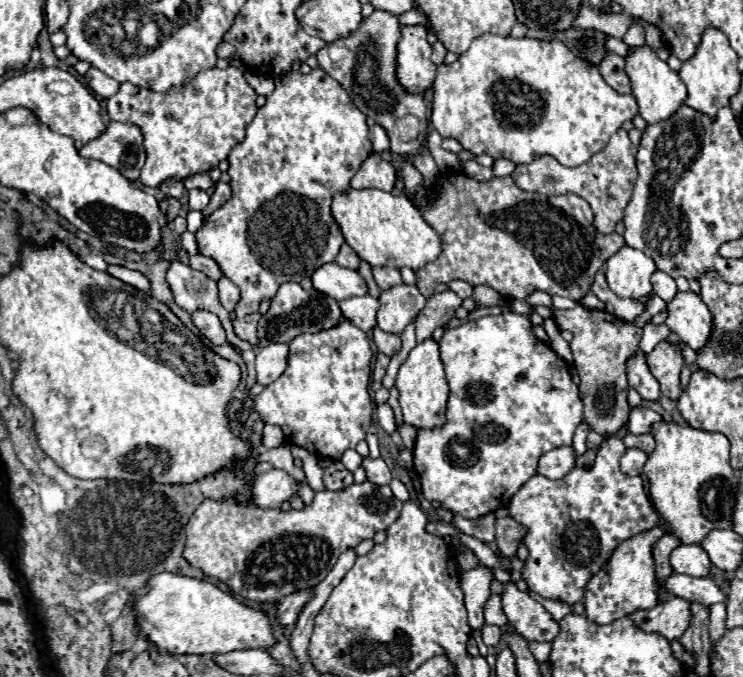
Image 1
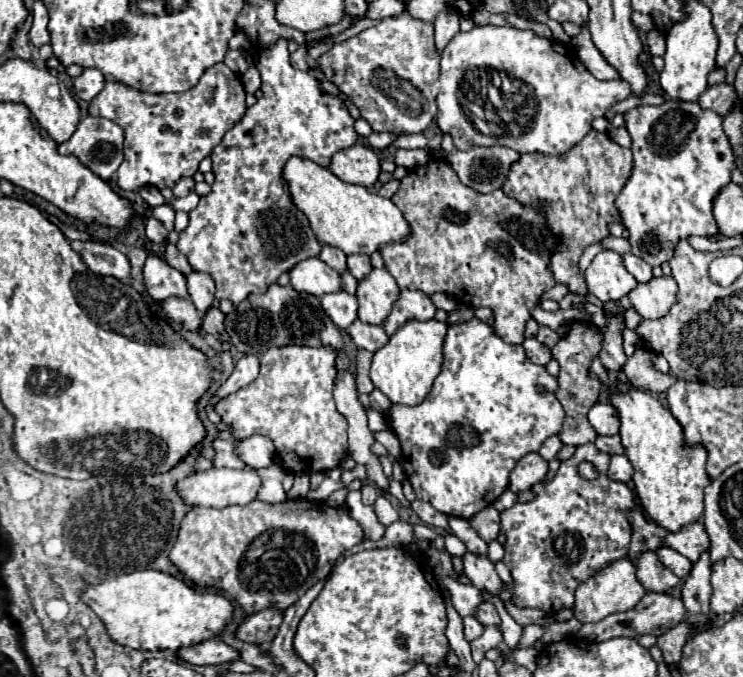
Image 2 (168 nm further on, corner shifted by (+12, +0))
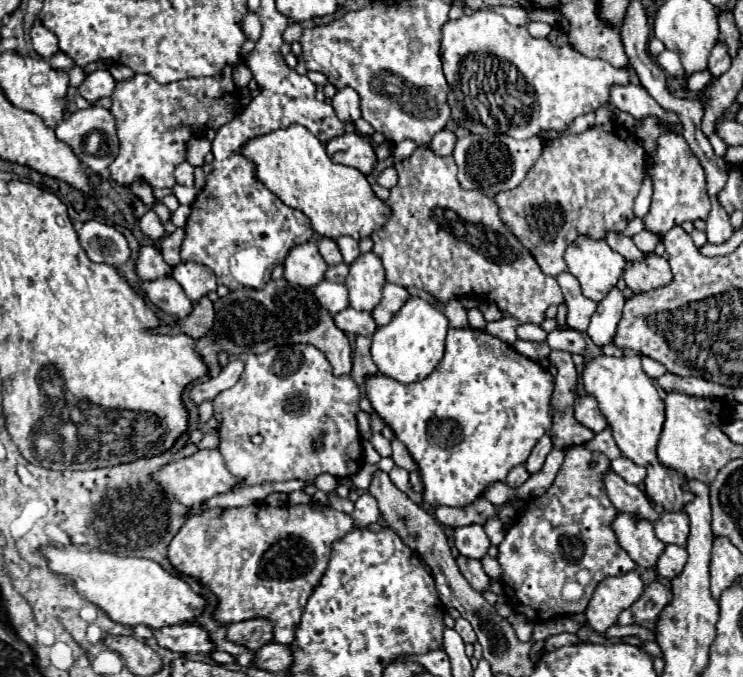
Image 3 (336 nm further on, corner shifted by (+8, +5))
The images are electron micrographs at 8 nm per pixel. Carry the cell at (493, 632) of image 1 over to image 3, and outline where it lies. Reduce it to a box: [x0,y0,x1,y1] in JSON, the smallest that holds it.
[454,617,476,643]

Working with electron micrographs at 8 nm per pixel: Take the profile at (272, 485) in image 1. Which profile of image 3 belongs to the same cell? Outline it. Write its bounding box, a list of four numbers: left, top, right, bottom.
[154,449,238,507]

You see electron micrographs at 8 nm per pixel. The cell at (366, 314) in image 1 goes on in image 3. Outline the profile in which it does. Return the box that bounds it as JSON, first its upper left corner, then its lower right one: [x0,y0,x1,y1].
[314,281,350,315]

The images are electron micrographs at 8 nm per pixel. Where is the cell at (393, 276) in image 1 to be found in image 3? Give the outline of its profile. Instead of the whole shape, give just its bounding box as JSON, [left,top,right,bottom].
[336,237,360,265]

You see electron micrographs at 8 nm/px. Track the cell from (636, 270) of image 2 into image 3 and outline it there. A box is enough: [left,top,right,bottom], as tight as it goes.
[606,233,644,261]

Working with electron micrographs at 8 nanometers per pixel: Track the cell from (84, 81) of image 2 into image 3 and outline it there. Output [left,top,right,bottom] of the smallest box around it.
[78,69,116,103]

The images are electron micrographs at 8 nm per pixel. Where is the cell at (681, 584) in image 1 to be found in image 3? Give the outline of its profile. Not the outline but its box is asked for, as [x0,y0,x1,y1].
[612,513,666,567]

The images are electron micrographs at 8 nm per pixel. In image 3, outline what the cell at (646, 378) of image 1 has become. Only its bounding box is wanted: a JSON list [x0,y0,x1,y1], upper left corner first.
[586,289,624,345]

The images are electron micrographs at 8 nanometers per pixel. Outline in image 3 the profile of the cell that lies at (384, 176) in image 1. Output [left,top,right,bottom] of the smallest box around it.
[326,133,378,175]

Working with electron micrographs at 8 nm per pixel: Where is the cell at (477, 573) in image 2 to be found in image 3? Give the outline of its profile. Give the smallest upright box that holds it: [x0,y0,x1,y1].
[454,525,490,561]

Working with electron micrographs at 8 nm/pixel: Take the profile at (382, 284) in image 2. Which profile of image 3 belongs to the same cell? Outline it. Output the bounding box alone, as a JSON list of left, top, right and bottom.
[346,253,386,311]

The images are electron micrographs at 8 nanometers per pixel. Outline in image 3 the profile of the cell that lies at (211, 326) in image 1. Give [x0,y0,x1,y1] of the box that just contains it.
[142,277,194,319]

